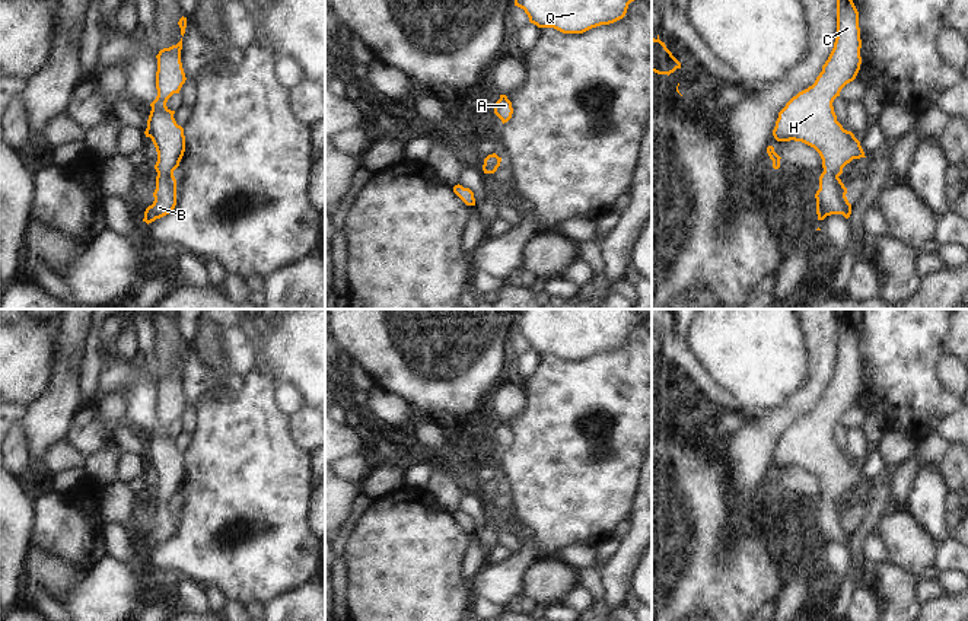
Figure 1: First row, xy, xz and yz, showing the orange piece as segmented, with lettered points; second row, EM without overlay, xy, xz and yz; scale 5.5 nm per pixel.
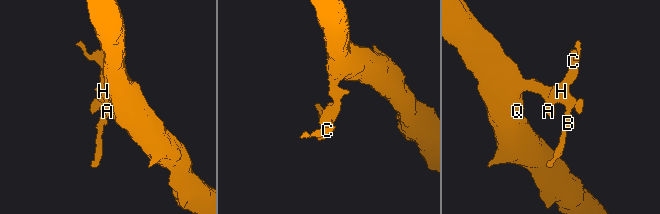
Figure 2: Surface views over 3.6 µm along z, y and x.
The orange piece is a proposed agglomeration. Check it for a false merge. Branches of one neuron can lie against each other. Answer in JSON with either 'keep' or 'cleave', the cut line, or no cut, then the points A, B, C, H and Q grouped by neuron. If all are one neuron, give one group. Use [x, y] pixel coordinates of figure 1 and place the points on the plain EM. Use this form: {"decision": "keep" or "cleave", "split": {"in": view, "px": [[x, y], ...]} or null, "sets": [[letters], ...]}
{"decision": "keep", "split": null, "sets": [["A", "B", "C", "H", "Q"]]}

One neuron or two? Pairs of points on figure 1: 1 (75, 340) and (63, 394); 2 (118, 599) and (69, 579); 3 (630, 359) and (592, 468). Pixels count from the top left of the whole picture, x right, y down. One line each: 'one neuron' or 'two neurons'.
1: one neuron
2: two neurons
3: one neuron

